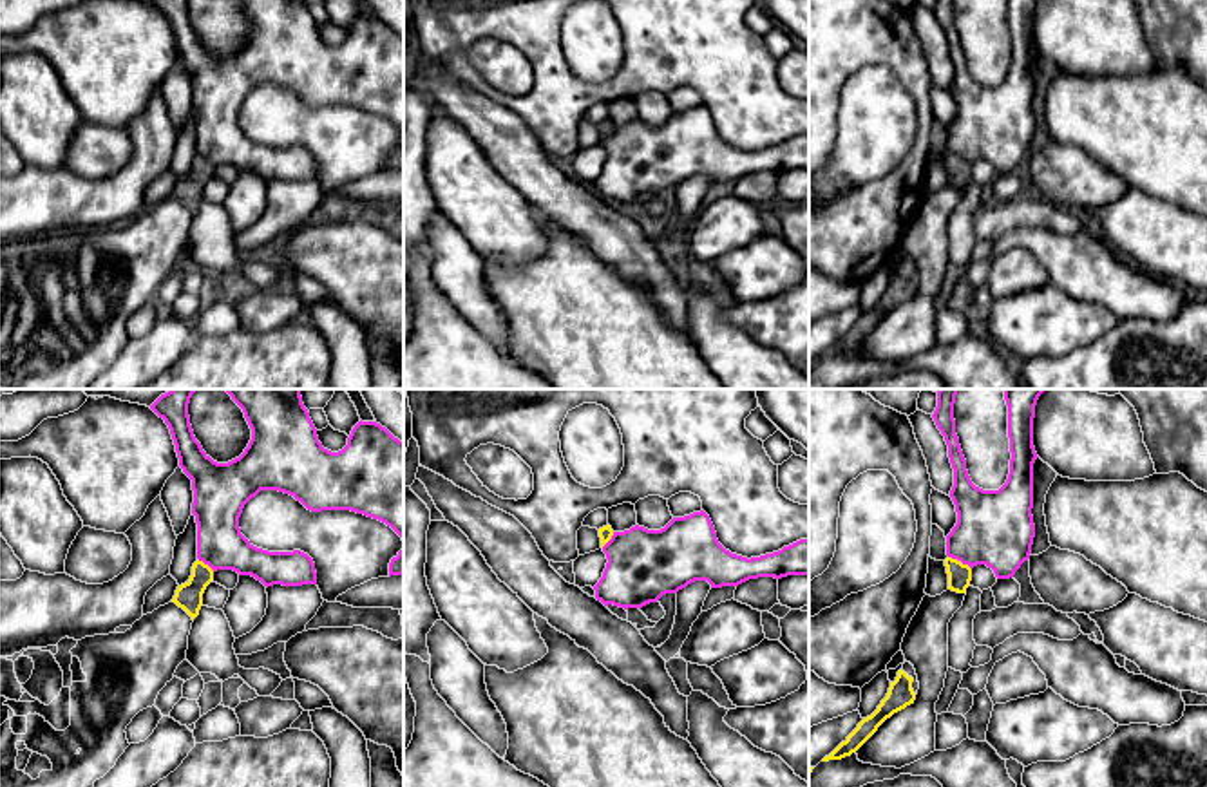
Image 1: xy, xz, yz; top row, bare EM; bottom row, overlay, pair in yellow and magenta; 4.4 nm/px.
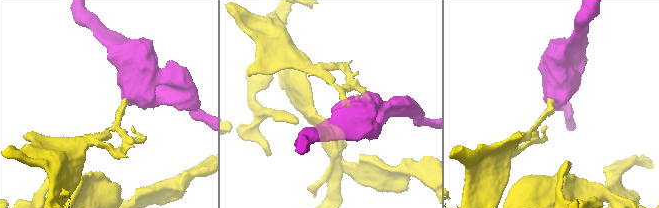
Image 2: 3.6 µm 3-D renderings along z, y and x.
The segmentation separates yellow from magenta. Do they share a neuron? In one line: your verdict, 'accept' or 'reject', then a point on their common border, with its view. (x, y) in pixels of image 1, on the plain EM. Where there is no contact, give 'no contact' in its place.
reject | yz (959, 156)

